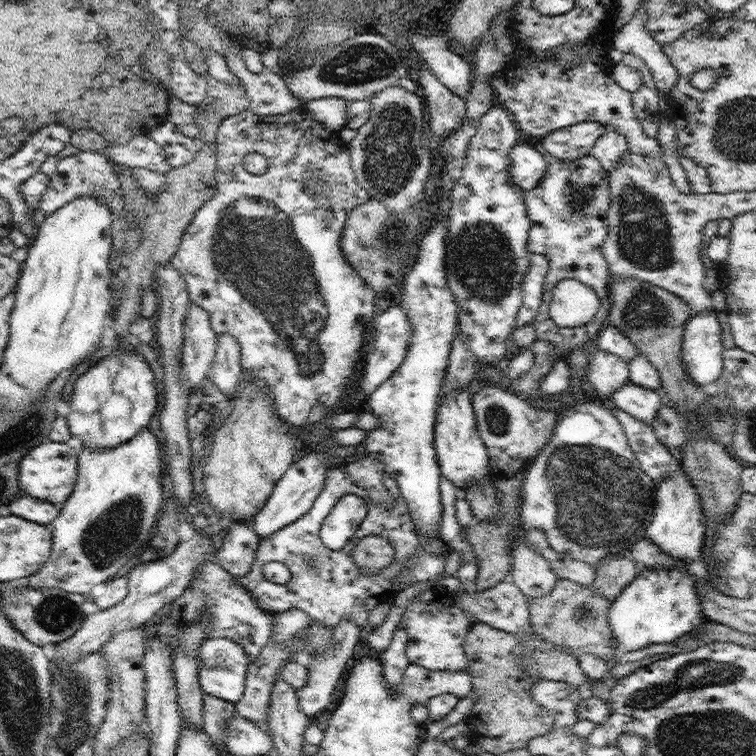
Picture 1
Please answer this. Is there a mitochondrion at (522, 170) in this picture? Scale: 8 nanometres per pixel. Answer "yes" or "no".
no

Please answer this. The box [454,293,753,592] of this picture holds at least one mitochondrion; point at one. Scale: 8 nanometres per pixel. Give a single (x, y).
(599, 500)

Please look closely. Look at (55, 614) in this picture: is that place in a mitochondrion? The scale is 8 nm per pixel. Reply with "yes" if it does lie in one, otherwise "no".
yes

